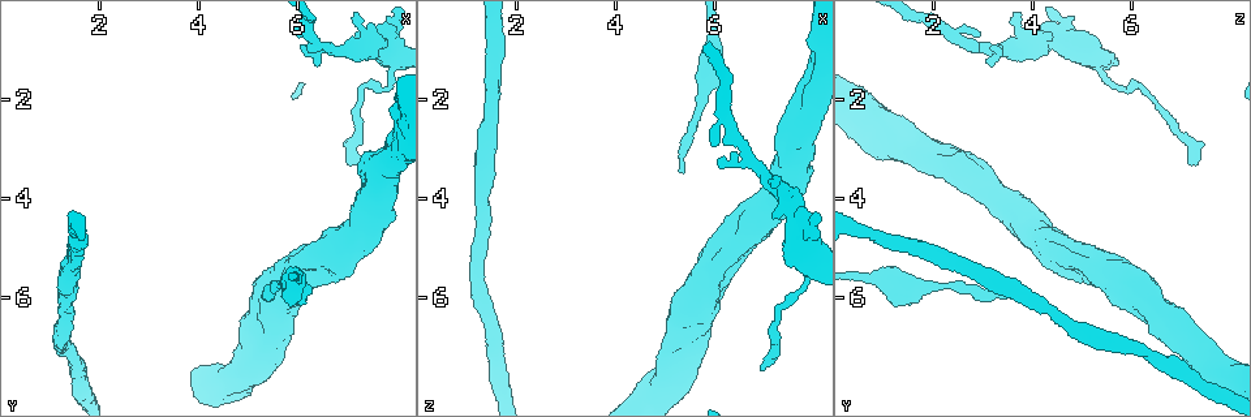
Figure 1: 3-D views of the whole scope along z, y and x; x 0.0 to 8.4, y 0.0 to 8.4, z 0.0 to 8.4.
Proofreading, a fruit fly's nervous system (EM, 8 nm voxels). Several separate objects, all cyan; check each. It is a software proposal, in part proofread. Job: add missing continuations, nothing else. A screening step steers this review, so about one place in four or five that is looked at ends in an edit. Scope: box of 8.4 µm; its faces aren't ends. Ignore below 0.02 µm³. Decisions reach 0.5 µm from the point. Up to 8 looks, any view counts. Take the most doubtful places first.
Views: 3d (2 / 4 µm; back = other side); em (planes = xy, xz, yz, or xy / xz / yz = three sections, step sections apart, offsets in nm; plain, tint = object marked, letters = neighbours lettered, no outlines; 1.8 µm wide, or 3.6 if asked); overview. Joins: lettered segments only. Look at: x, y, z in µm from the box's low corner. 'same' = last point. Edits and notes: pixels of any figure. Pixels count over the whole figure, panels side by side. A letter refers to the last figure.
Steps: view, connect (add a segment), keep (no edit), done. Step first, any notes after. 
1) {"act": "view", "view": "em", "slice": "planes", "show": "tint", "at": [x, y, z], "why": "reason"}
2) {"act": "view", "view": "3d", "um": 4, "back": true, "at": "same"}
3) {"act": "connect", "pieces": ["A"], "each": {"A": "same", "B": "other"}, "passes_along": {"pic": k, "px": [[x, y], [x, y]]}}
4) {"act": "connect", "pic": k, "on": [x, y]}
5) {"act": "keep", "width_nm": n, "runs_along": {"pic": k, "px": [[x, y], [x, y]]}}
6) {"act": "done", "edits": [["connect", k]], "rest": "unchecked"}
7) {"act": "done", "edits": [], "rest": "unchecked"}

{"act": "view", "view": "em", "slice": "planes", "show": "tint", "at": [7.05, 3.35, 7.25], "why": "tapers out"}

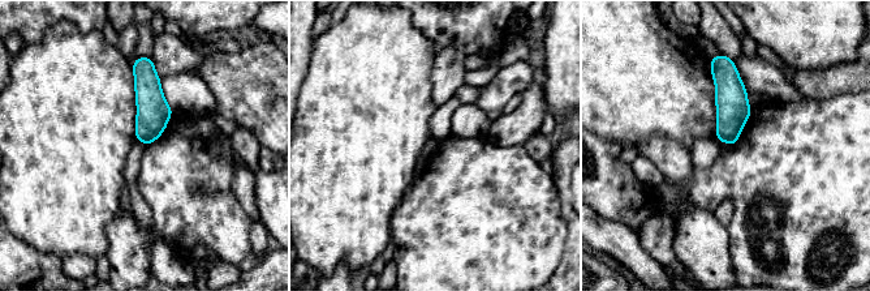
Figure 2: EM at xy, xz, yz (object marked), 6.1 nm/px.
{"act": "view", "view": "em", "slice": "planes", "show": "letters", "at": "same"}

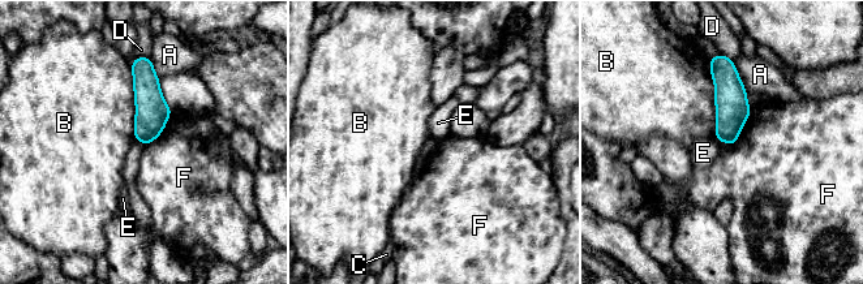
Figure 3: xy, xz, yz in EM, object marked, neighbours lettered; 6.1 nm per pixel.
{"act": "keep", "longest_contact_nm": ["B", 500], "each": {"A": "other", "B": "other", "C": "other", "D": "other", "E": "other", "F": "other"}, "found": "none of them fits"}

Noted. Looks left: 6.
{"act": "view", "view": "em", "slice": "planes", "show": "letters", "at": [6.10, 0.90, 3.20], "why": "branch stops here"}

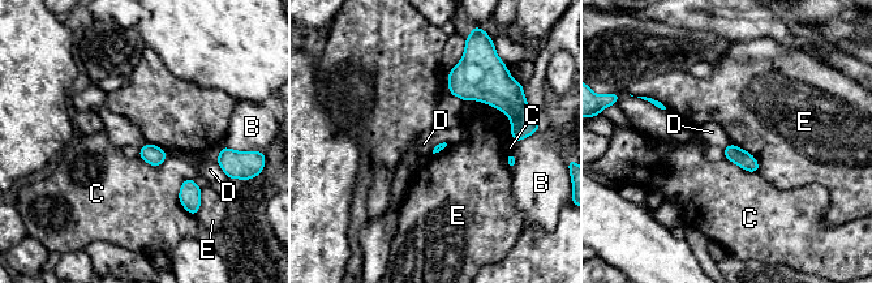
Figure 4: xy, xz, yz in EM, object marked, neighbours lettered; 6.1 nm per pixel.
{"act": "keep", "longest_contact_nm": ["E", 320], "each": {"B": "other", "C": "other", "D": "other", "E": "other"}, "found": "no lettered segment goes on from it"}

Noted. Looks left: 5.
{"act": "view", "view": "3d", "um": 4, "at": [5.30, 6.05, 3.50], "why": "thin end"}

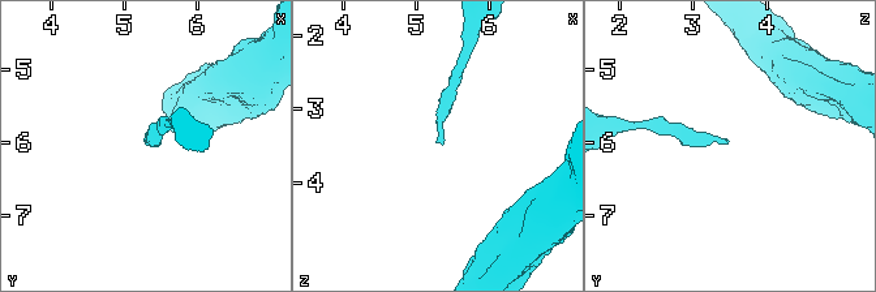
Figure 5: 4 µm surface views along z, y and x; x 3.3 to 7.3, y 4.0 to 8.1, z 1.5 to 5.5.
{"act": "view", "view": "em", "slice": "planes", "show": "letters", "at": [5.40, 6.00, 3.45], "why": "shape alone is not enough"}

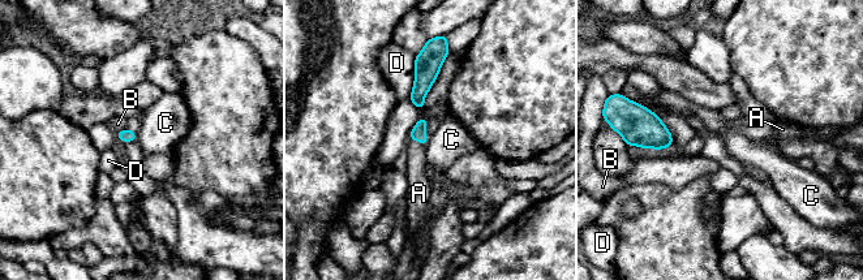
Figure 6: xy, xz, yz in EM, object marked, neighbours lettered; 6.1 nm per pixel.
{"act": "connect", "pic": 6, "on": [416, 162], "each": {"A": "same", "B": "other", "C": "other", "D": "other"}, "passes_along": {"pic": 6, "px": [[417, 133], [417, 141], [416, 162]]}, "found": "the cell continues"}

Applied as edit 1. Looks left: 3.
{"act": "done", "edits": [["connect", 6]], "rest": "unchecked"}

